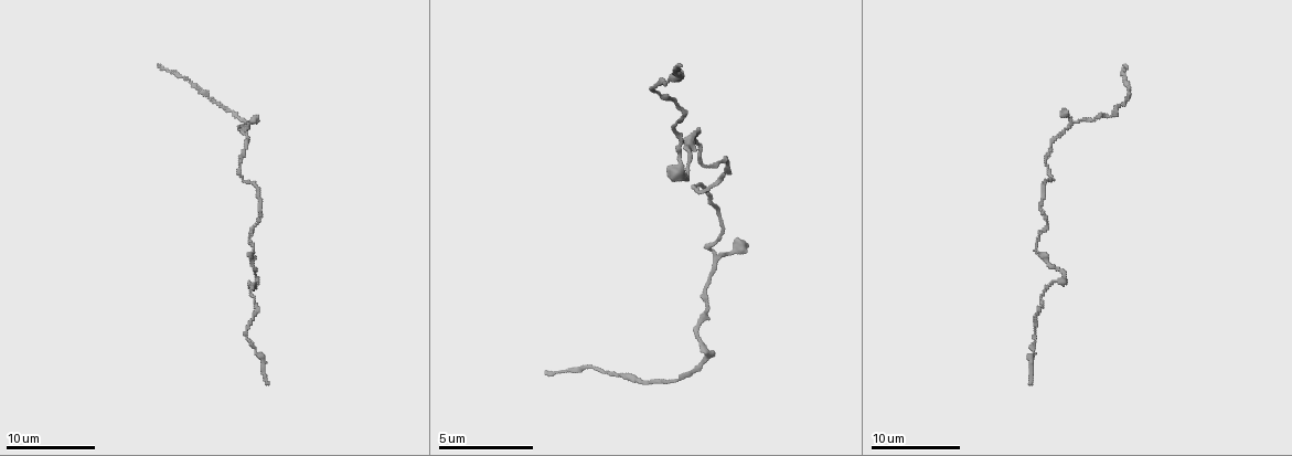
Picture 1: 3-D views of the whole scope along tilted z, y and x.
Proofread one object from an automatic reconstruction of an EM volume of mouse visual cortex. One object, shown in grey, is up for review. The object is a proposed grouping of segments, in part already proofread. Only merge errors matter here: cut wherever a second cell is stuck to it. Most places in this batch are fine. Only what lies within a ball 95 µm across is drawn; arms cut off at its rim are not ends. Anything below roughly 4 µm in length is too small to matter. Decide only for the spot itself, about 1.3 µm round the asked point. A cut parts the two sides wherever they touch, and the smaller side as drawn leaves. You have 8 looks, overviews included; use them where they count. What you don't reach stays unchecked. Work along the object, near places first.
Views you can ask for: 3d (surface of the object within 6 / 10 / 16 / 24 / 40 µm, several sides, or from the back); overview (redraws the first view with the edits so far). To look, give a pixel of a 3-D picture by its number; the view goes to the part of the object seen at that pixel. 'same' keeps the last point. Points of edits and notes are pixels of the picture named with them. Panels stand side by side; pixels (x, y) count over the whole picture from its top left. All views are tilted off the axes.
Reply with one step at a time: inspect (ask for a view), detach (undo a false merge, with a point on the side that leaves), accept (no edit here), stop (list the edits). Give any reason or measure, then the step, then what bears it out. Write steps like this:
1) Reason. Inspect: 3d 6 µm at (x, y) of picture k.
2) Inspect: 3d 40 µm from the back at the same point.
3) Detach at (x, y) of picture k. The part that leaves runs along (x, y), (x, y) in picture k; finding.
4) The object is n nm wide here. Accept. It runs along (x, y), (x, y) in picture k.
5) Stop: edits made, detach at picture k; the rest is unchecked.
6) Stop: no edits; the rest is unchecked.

Sudden change in width. Inspect: 3d 10 µm at (1123, 105) of picture 1.

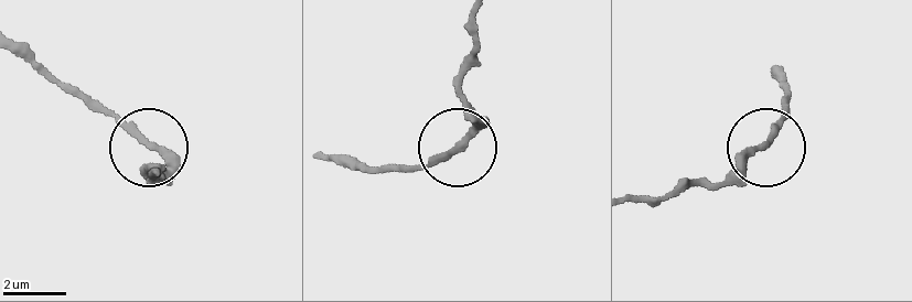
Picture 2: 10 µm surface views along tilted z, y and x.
Accept. It runs along (473, 15), (458, 89), (469, 127), (414, 171) in picture 2; all the same cell.

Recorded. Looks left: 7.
Thick turns thin. Inspect: 3d 16 µm at (195, 87) of picture 1.

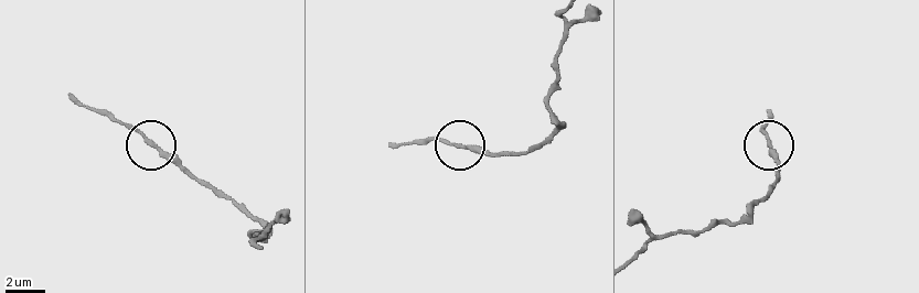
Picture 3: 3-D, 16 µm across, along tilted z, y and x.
The object is 200 nm wide here. Accept. It runs along (259, 245), (256, 218), (184, 174), (108, 110) in picture 3; all the same cell.

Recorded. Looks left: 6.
Sudden change in width. Inspect: 3d 6 µm at (253, 250) of picture 1.

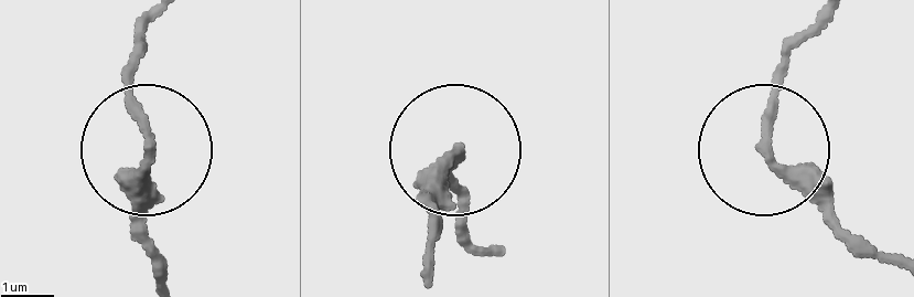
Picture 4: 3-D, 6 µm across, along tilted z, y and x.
Inspect: 3d 6 µm from the back at (763, 138) of picture 4.

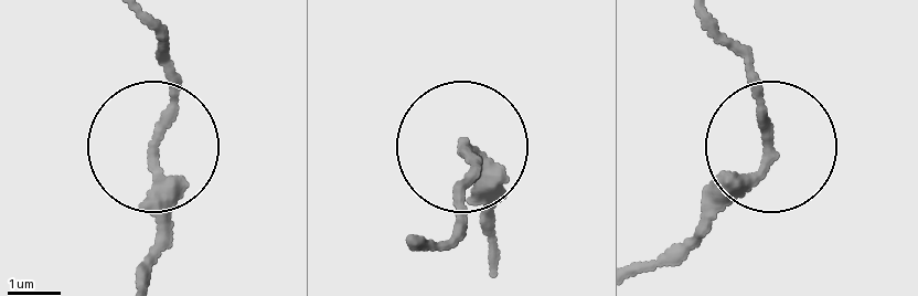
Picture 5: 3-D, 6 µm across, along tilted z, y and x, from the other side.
The object is 190 nm wide here. Accept. It runs along (146, 17), (175, 85), (151, 160), (149, 268) in picture 5; all the same cell.

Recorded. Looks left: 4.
Sudden change in width. Inspect: 3d 10 µm at (1052, 282) of picture 1.

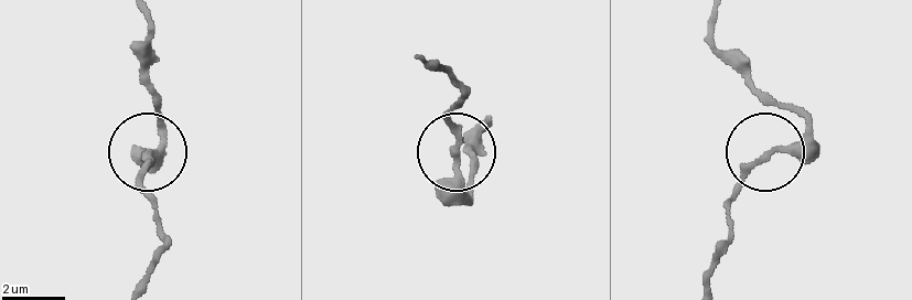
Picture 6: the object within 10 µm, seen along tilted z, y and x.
Inspect: 3d 10 µm from the back at (455, 154) of picture 6.

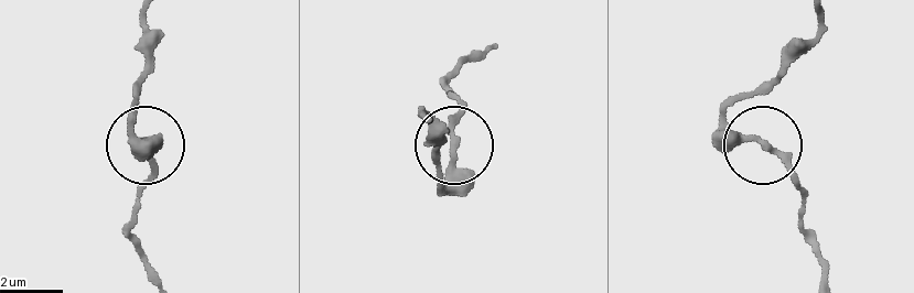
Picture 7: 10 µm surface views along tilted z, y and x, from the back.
Accept. One cell here.

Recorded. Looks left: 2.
Stop: no edits; the rest is unchecked.

